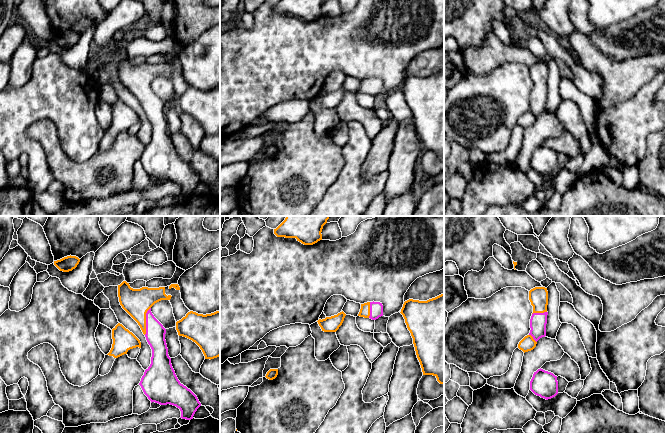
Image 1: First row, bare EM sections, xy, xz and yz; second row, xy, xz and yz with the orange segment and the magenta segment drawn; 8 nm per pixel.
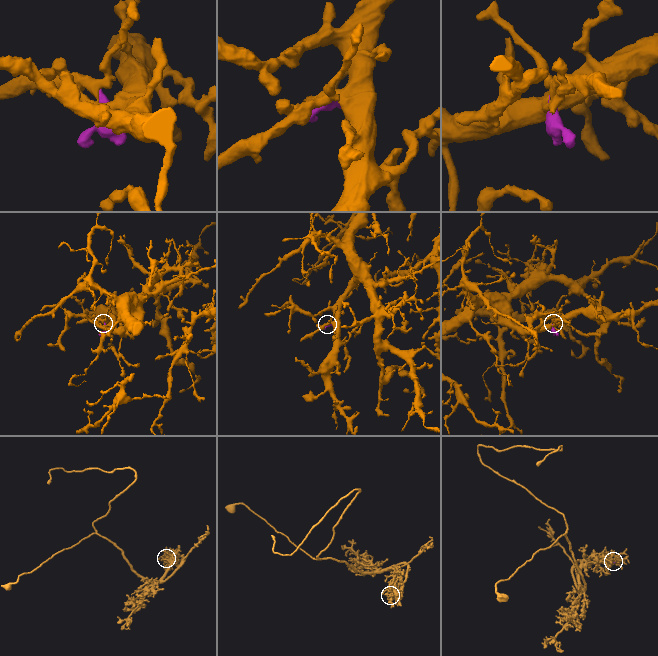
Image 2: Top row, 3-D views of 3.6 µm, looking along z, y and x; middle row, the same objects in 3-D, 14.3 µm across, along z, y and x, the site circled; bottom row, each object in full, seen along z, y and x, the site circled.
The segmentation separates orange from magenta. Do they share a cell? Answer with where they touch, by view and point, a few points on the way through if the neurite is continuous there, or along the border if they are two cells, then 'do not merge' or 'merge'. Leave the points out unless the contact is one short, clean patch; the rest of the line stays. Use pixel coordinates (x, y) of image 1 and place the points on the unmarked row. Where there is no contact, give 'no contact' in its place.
meets orange in xy at (145, 97); runs through xy (136, 78), (145, 97), (155, 108); merge

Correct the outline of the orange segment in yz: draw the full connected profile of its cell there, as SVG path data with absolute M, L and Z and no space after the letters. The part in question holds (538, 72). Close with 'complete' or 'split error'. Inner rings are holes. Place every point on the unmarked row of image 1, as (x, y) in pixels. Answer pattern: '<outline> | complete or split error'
M535 63L529 67L529 76L533 82L530 95L530 109L518 120L524 129L533 126L537 117L546 112L548 67L545 63Z | split error

